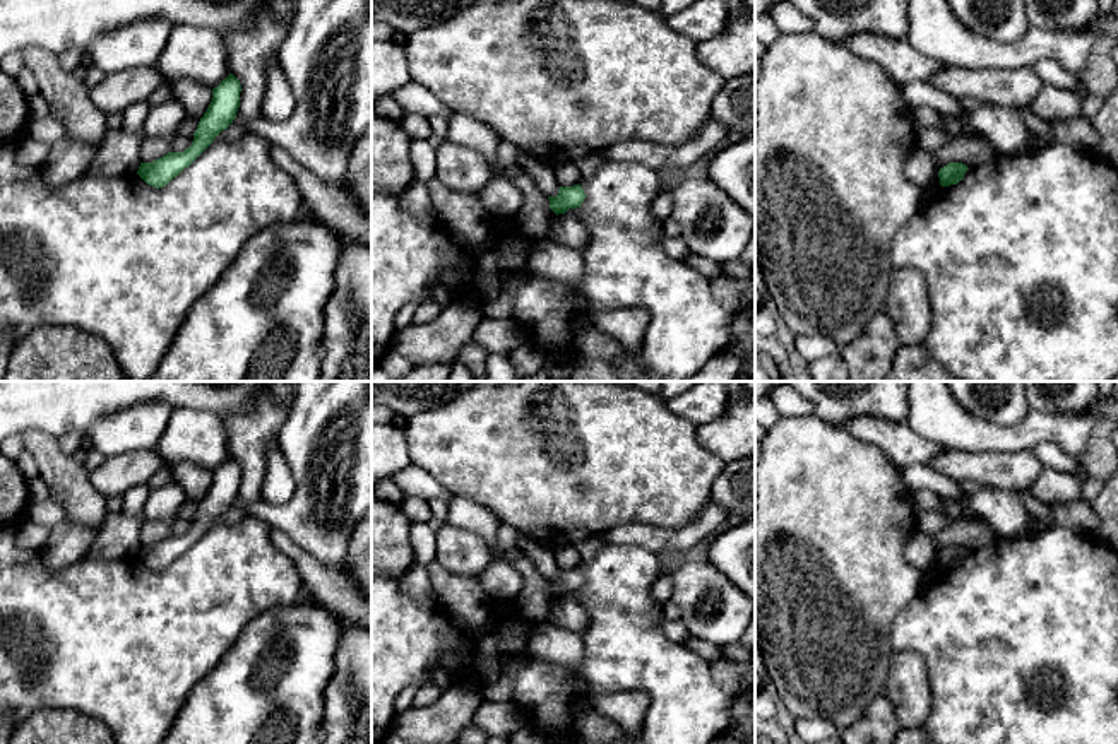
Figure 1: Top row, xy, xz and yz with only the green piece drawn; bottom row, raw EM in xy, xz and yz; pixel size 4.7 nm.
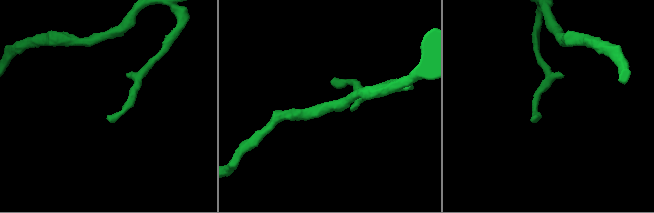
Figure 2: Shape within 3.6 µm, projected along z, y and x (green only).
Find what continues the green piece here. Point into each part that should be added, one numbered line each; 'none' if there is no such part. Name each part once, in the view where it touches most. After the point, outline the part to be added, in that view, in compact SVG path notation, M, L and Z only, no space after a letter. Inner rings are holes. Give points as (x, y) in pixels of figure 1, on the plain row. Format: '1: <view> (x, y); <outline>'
none

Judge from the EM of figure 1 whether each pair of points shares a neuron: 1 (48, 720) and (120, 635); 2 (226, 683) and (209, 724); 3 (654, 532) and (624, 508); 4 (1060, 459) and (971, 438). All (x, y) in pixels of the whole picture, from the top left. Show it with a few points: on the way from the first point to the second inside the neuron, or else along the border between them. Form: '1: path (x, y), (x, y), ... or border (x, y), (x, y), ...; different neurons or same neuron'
1: border (98, 719), (65, 708), (38, 708), (21, 722); different neurons
2: path (220, 693), (211, 702), (211, 714); same neuron
3: border (680, 524), (620, 524), (601, 532); different neurons
4: border (1031, 448), (1043, 442), (1055, 442), (1072, 459); different neurons

